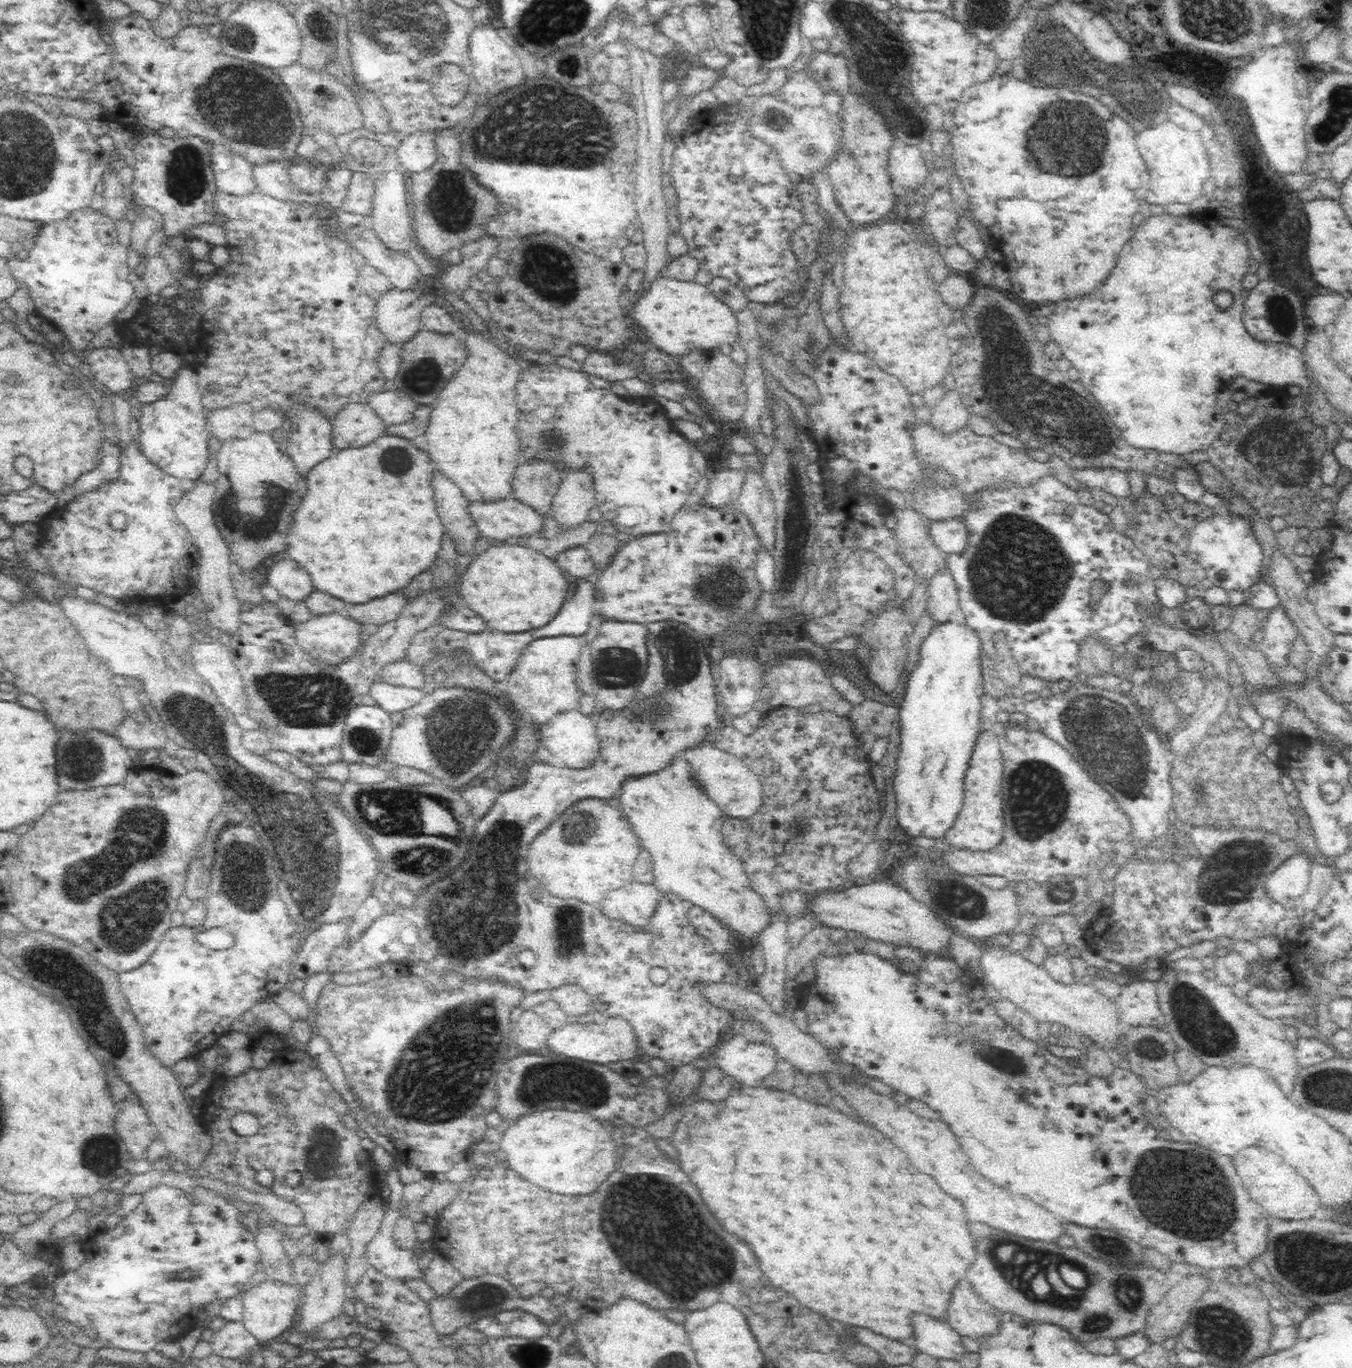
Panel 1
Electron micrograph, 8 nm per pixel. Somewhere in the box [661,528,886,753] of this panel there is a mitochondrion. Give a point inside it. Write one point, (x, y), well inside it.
(716, 589)

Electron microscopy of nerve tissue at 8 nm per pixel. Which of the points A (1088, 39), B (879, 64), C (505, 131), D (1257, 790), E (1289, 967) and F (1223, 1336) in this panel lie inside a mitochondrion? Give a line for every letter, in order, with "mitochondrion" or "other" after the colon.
A: mitochondrion
B: mitochondrion
C: mitochondrion
D: other
E: other
F: mitochondrion

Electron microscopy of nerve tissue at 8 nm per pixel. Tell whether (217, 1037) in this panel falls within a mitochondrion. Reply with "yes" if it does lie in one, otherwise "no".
no

